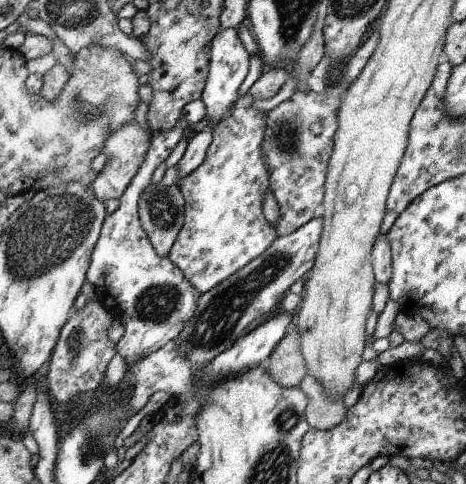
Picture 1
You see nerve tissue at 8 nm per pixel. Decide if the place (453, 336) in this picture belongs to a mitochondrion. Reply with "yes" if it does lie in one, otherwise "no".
no

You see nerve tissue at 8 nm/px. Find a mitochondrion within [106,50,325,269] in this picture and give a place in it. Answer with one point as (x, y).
(288, 130)

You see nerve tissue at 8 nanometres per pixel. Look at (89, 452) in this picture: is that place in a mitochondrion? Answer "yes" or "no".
yes

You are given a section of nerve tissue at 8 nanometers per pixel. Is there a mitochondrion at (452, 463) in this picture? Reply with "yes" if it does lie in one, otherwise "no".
no

